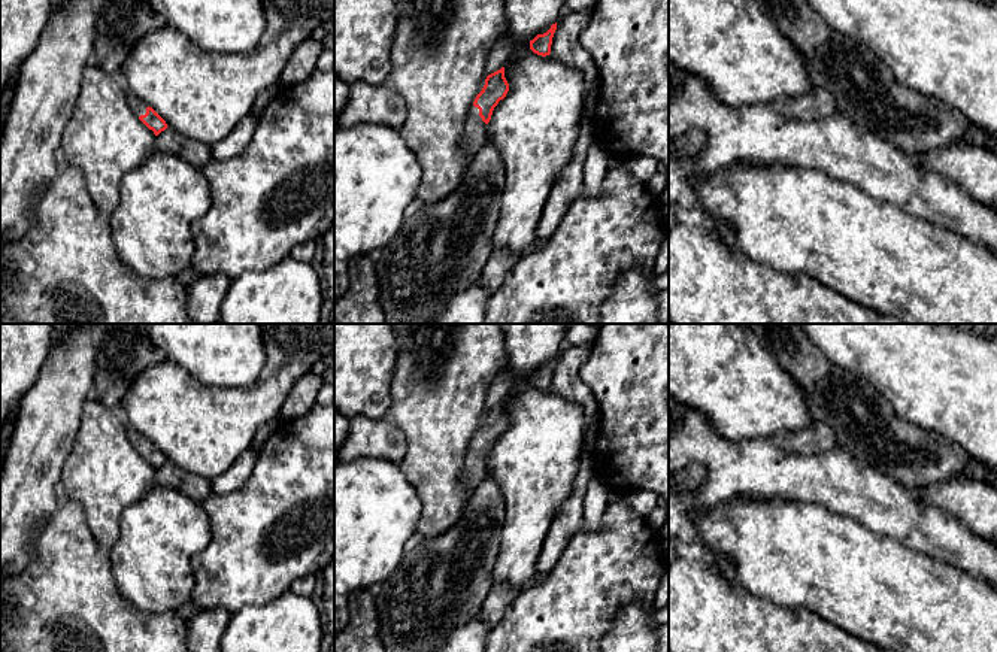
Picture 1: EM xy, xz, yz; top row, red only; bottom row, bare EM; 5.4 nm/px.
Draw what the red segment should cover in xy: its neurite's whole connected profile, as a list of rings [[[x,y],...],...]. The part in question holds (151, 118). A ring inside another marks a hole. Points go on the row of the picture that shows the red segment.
[[[128,91],[127,101],[133,113],[149,128],[154,131],[155,136],[158,136],[161,131],[164,131],[169,125],[166,121],[146,103],[143,103],[140,98],[137,98],[133,93]]]

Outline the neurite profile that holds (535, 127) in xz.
[[[503,31],[497,43],[509,51],[503,64],[509,91],[494,107],[487,134],[504,161],[506,175],[500,216],[491,242],[494,249],[522,255],[522,251],[534,242],[554,184],[573,155],[587,87],[581,72],[557,61],[551,54],[546,57],[534,54],[530,42],[515,42]]]

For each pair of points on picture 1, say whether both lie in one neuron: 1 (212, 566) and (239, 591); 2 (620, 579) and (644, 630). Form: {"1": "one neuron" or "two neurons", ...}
{"1": "one neuron", "2": "two neurons"}

